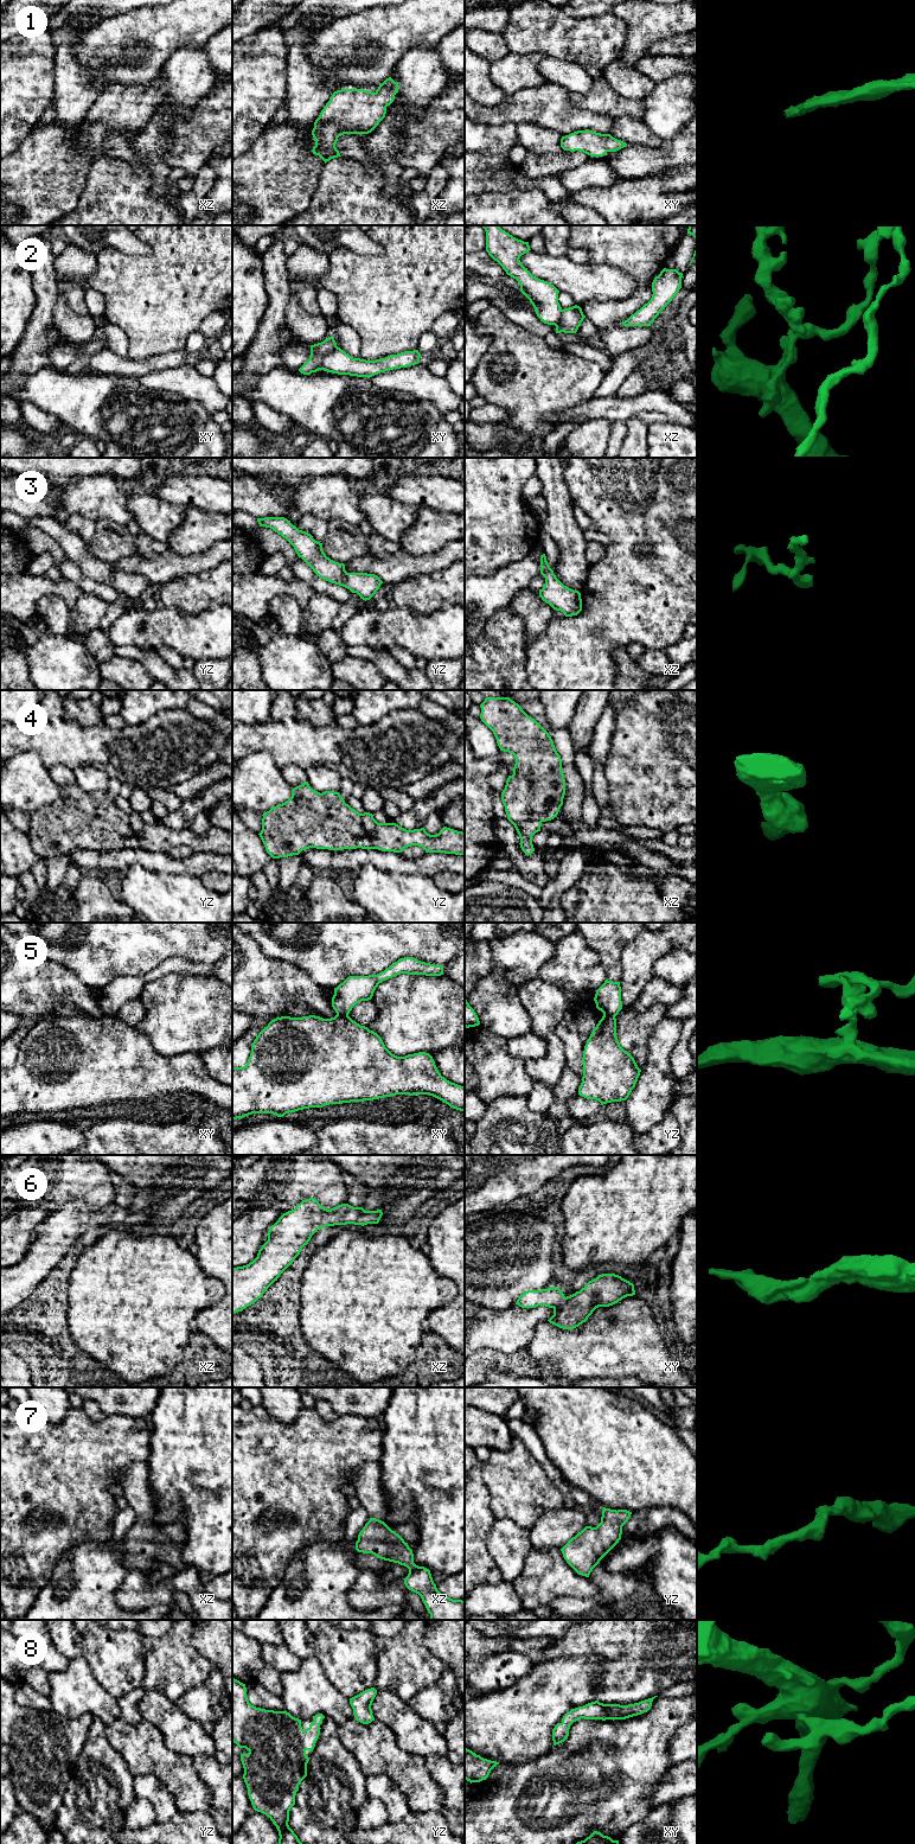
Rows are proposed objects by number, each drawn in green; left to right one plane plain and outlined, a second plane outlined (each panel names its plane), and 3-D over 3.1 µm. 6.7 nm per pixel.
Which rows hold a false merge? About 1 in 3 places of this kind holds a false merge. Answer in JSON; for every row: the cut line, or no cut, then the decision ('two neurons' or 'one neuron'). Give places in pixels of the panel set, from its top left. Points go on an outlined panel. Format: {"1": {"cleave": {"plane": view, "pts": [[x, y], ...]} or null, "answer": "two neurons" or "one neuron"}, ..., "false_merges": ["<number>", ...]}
{"1": {"cleave": null, "answer": "one neuron"}, "2": {"cleave": {"plane": "xy", "pts": [[337, 346], [322, 358], [319, 369]]}, "answer": "two neurons"}, "3": {"cleave": null, "answer": "one neuron"}, "4": {"cleave": null, "answer": "one neuron"}, "5": {"cleave": {"plane": "xy", "pts": [[337, 1014], [347, 1016]]}, "answer": "two neurons"}, "6": {"cleave": null, "answer": "one neuron"}, "7": {"cleave": null, "answer": "one neuron"}, "8": {"cleave": null, "answer": "one neuron"}, "false_merges": ["2", "5"]}

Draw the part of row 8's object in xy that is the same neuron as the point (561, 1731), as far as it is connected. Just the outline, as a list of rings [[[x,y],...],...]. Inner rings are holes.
[[[658,1696],[628,1705],[603,1704],[595,1701],[583,1706],[571,1709],[563,1716],[562,1722],[557,1723],[552,1729],[554,1746],[564,1742],[569,1736],[570,1725],[581,1718],[602,1721],[626,1719],[647,1712],[651,1709],[652,1702],[655,1697]]]

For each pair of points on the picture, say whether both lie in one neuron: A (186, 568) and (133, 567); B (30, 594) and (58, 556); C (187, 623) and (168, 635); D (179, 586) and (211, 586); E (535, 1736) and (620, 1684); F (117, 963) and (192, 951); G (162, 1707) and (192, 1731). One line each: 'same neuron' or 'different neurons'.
A: same neuron
B: different neurons
C: same neuron
D: same neuron
E: different neurons
F: same neuron
G: same neuron

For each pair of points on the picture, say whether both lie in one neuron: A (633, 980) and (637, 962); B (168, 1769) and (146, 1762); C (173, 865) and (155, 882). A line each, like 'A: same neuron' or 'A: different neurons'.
A: same neuron
B: same neuron
C: different neurons

